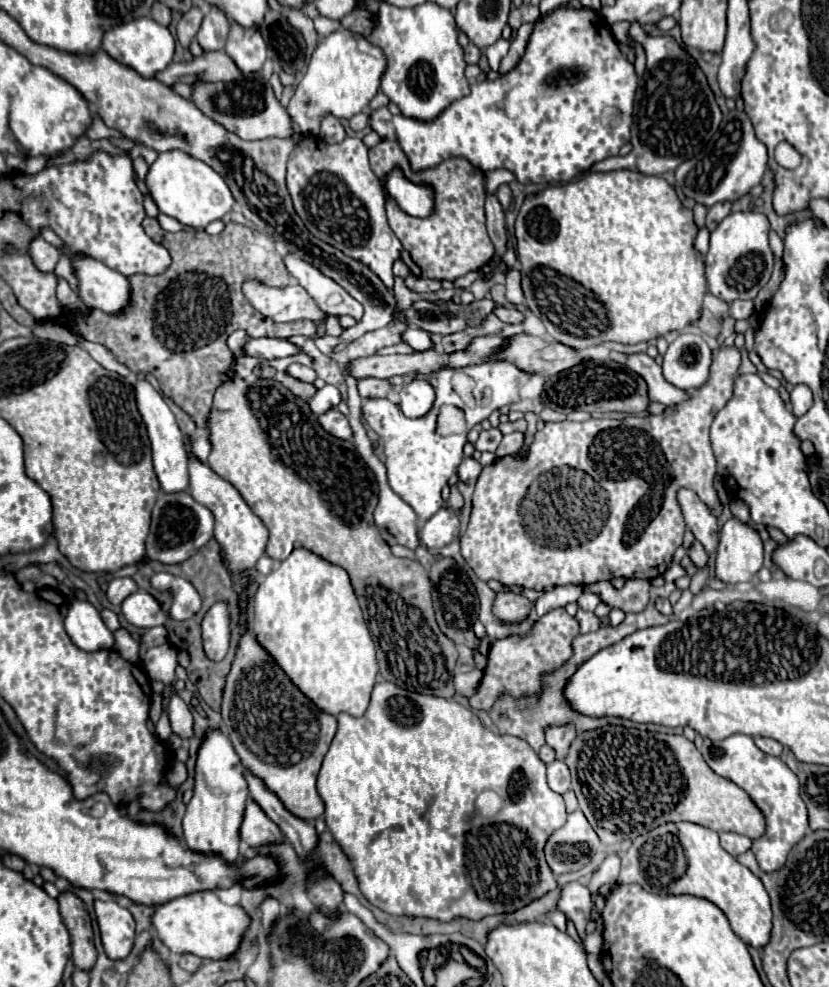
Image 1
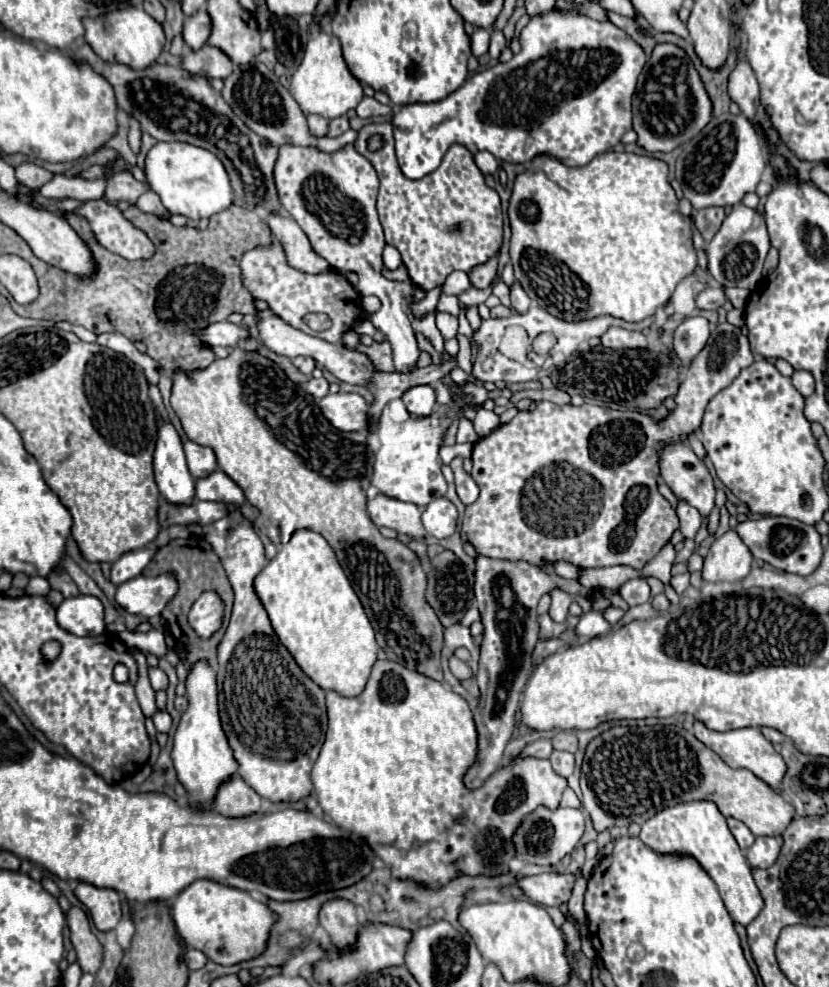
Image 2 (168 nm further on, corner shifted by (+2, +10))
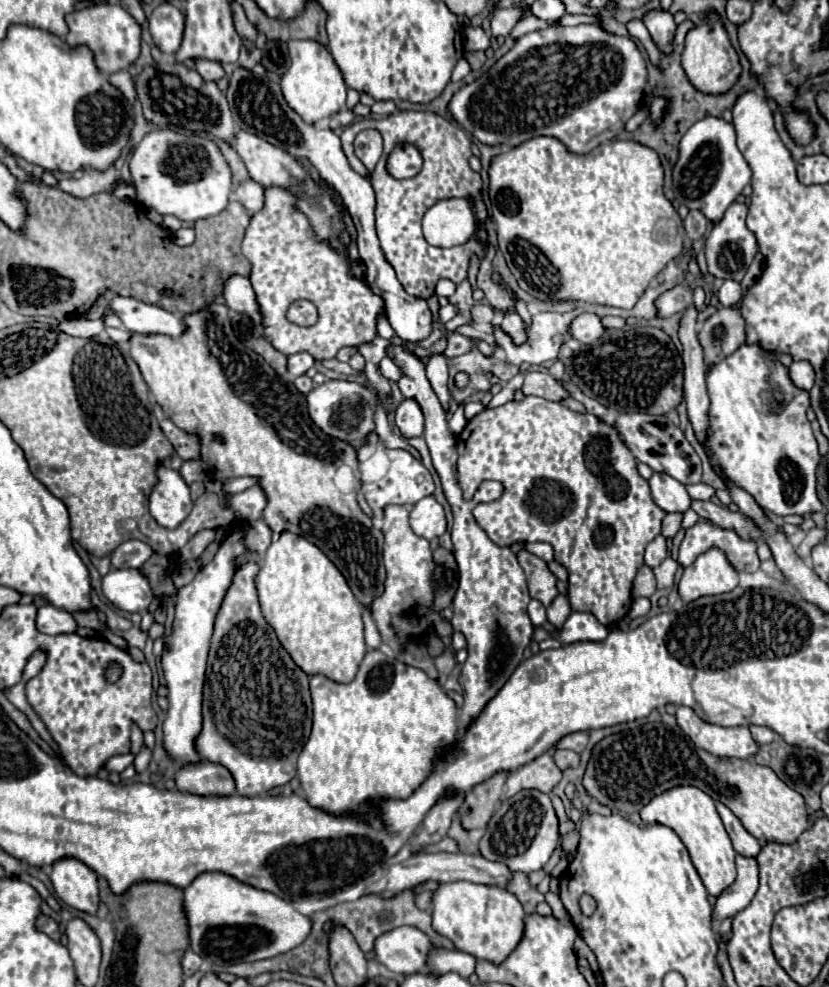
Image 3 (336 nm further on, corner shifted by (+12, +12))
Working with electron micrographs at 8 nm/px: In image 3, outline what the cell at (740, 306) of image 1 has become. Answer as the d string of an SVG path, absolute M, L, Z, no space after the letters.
M673 286L671 290L663 292L657 300L655 300L655 310L657 310L657 318L669 318L677 312L683 312L693 300L693 290L687 286Z

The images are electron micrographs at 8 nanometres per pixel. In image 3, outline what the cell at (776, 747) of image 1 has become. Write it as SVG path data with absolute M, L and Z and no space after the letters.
M751 726L751 734L757 744L769 744L771 740L775 740L775 732L765 726Z

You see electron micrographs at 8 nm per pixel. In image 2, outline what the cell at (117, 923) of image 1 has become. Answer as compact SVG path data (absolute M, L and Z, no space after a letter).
M81 882L75 888L75 894L87 906L97 930L109 932L109 930L113 930L119 924L123 912L121 912L119 894L115 890L111 890L111 888L97 888L93 884Z

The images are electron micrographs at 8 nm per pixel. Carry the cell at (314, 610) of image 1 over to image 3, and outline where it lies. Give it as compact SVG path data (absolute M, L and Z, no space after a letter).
M283 532L261 560L257 592L265 620L273 626L279 642L305 674L323 674L341 684L355 678L367 652L361 604L355 600L343 574L315 544L303 536Z

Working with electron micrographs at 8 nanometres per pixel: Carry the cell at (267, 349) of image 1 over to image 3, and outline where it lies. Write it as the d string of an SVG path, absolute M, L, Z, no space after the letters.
M115 294L109 310L119 316L123 326L129 332L139 334L167 334L167 336L181 336L185 330L185 324L181 316L171 314L159 306L145 304L141 300L135 300L131 296L119 296Z

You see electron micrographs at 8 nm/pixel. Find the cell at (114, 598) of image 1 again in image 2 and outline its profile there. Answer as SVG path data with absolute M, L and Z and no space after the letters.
M141 548L123 554L113 566L111 566L111 582L115 586L135 578L141 574L141 570L147 566L147 562L153 558L155 548Z

